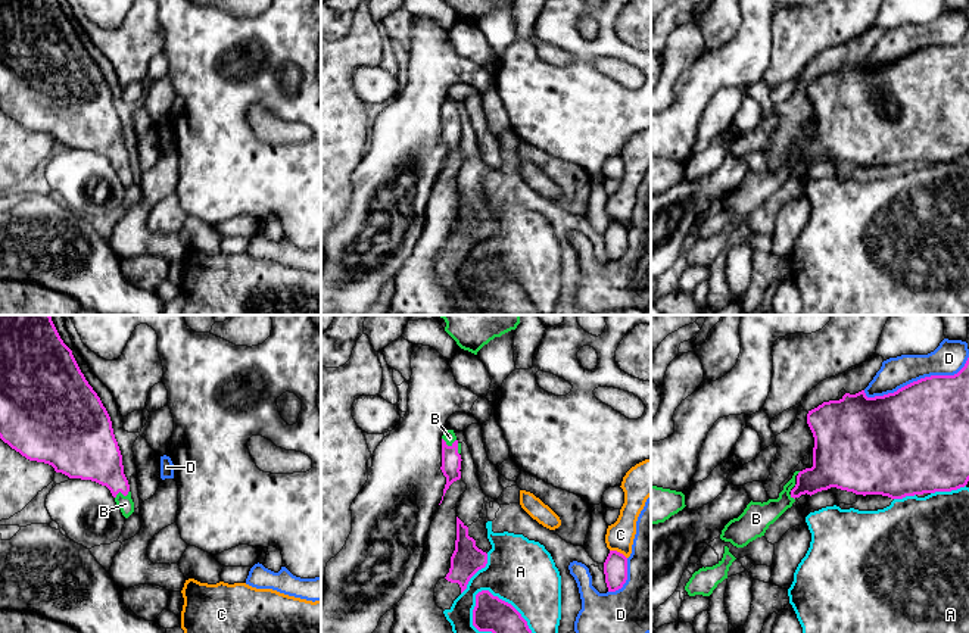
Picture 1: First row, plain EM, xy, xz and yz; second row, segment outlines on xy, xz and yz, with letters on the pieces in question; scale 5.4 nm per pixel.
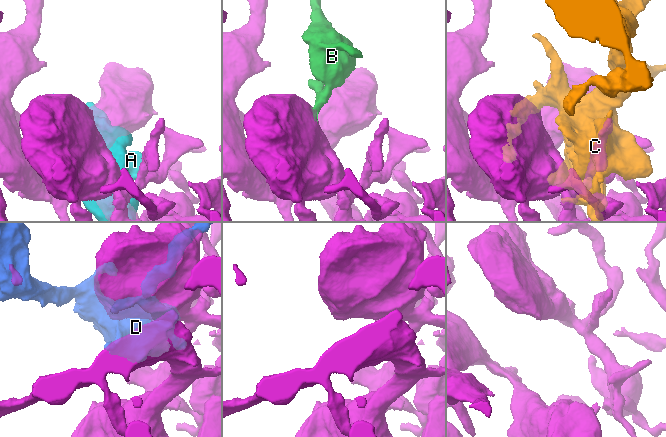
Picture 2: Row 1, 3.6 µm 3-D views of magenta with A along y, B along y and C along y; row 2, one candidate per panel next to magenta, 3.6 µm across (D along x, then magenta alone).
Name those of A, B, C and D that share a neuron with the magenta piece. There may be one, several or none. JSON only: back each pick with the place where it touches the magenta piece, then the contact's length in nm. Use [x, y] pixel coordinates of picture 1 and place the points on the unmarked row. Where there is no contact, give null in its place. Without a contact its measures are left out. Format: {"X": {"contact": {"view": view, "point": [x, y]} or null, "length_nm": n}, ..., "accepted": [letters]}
{"B": {"contact": {"view": "xy", "point": [121, 162]}, "length_nm": 90}, "accepted": ["B"]}

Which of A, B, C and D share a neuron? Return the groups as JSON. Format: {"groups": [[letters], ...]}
{"groups": [["A"], ["B"], ["C"], ["D"]]}

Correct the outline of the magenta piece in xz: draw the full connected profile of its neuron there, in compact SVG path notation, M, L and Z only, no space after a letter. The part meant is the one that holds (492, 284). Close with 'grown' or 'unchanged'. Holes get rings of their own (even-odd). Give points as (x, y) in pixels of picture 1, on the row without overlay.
M489 261L476 265L473 296L479 302L492 302L501 315L542 315L521 284Z | unchanged

